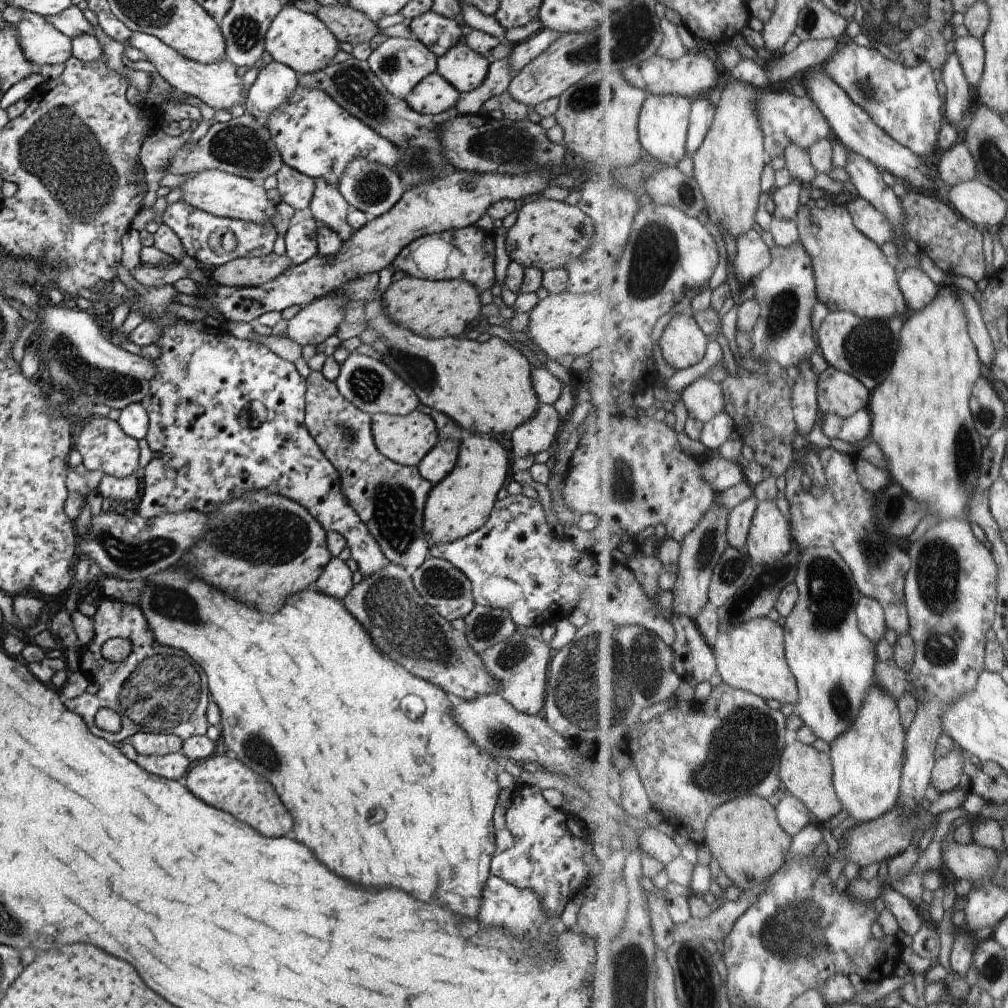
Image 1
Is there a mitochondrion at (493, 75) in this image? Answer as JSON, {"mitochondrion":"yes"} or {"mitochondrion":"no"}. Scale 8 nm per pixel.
{"mitochondrion":"no"}

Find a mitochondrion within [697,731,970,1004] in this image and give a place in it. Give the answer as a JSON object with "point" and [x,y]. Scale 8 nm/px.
{"point":[793,932]}

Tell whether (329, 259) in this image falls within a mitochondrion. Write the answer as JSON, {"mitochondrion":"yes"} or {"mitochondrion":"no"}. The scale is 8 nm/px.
{"mitochondrion":"no"}

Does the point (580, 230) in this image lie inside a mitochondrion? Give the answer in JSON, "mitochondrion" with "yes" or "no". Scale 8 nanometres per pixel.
{"mitochondrion":"yes"}

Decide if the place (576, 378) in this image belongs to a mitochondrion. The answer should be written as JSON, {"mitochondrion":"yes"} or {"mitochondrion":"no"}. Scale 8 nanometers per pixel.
{"mitochondrion":"no"}

